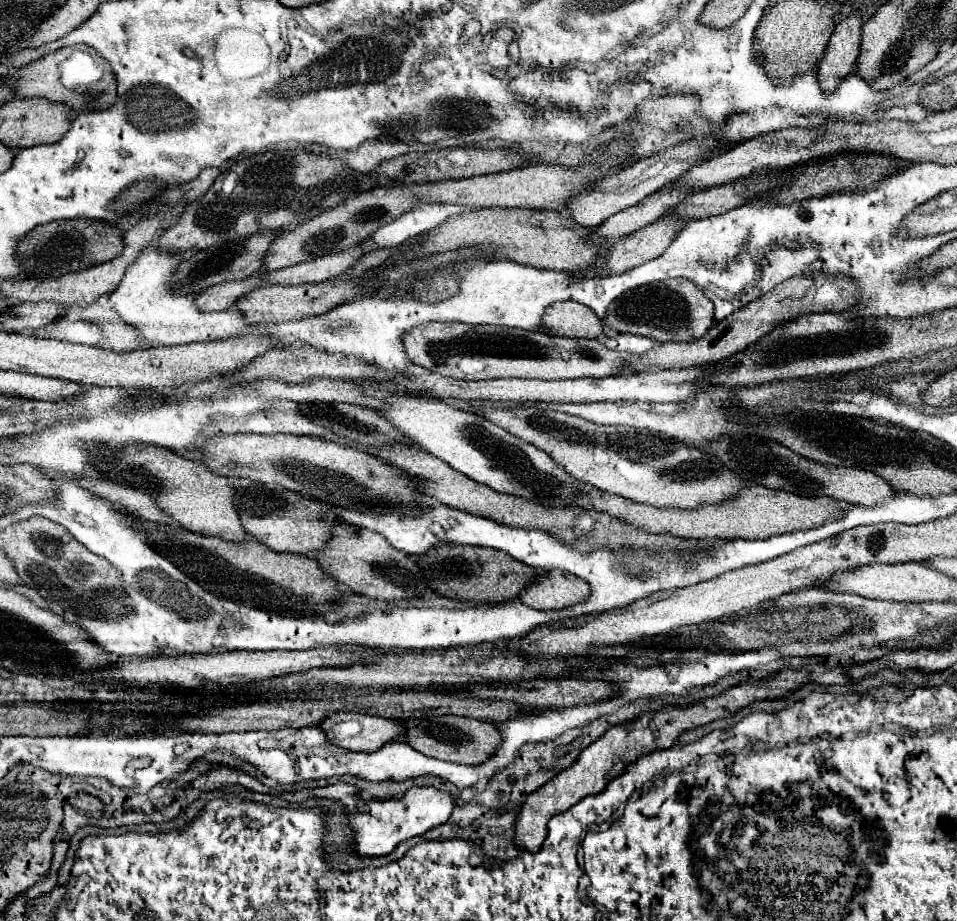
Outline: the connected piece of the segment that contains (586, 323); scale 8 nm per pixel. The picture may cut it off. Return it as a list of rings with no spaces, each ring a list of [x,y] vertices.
[[[556,302],[544,314],[544,332],[568,338],[600,338],[604,322],[584,304]]]

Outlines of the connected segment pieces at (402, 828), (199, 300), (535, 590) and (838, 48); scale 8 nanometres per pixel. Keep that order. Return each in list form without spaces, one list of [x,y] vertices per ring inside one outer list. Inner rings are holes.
[[[334,784],[326,788],[314,788],[314,790],[300,790],[300,792],[284,792],[284,800],[292,804],[300,804],[308,798],[330,798],[334,802],[340,802],[348,816],[352,816],[352,830],[354,830],[354,844],[352,852],[360,858],[374,858],[374,856],[386,856],[390,854],[402,840],[408,840],[412,836],[422,836],[424,832],[444,824],[452,814],[452,796],[448,792],[436,790],[436,788],[410,788],[404,798],[390,798],[390,800],[372,800],[366,804],[360,804],[356,796],[356,788],[350,784]]]
[[[252,276],[246,280],[232,280],[224,284],[216,284],[212,288],[202,290],[196,296],[196,306],[204,312],[218,312],[218,310],[230,310],[236,302],[236,298],[248,294],[252,288],[260,286],[260,278]]]
[[[552,570],[534,580],[520,594],[520,600],[536,610],[562,610],[588,600],[588,594],[590,586],[582,578]]]
[[[852,14],[842,20],[834,34],[830,36],[828,48],[818,64],[820,90],[826,94],[836,92],[842,78],[846,78],[856,64],[860,54],[860,34],[862,34],[862,14]]]

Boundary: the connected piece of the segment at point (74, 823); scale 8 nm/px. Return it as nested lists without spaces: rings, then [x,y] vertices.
[[[70,804],[64,806],[64,812],[66,812],[66,822],[62,824],[62,828],[72,828],[72,834],[74,834],[80,826],[88,826],[88,824],[102,826],[102,820],[94,820],[94,818],[82,816],[82,814],[80,814],[78,810],[74,810]]]

